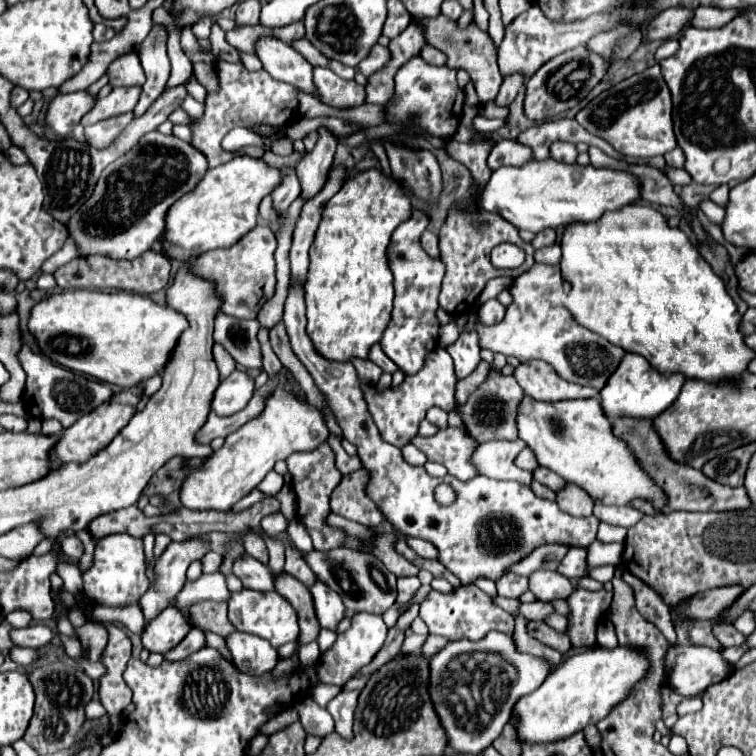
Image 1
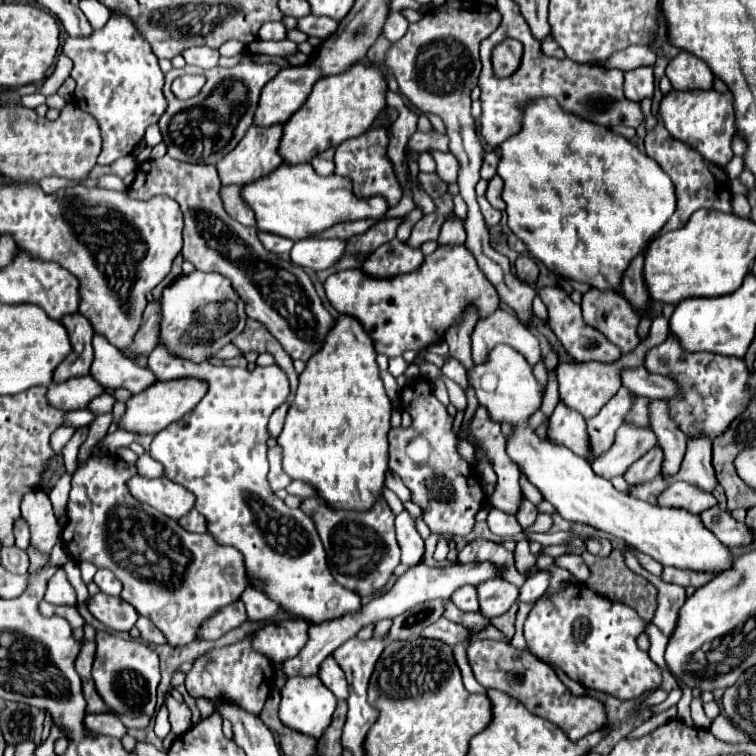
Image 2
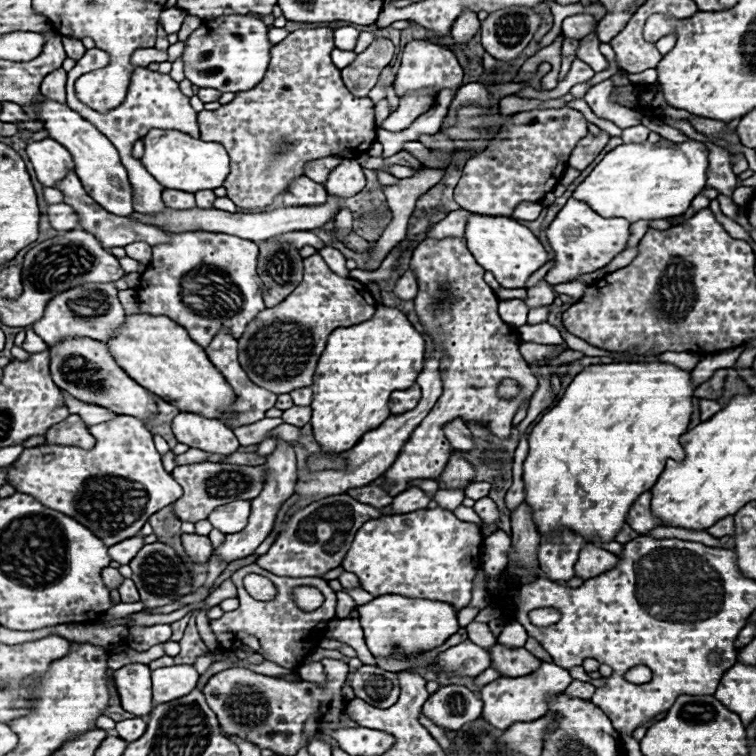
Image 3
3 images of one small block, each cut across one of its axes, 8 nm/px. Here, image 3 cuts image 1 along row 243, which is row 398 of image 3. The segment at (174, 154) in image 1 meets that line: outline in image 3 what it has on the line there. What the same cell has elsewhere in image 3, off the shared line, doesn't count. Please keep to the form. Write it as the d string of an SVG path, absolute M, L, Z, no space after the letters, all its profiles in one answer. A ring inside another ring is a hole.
M74 338L64 340L50 348L50 372L56 386L80 402L102 406L114 414L126 414L140 420L154 418L158 408L154 402L154 394L134 382L108 352L104 342L94 342L90 338Z

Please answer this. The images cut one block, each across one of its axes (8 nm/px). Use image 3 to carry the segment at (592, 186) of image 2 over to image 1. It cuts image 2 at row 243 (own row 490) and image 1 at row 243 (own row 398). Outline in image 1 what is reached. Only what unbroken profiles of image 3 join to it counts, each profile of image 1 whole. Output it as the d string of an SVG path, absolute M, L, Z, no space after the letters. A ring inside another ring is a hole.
M630 204L602 214L596 222L568 224L560 248L562 280L570 284L564 306L588 330L602 334L608 342L622 346L626 352L638 352L660 372L682 372L688 378L702 378L708 382L738 378L746 372L754 352L744 346L744 336L738 330L742 316L736 304L728 296L724 282L690 244L688 236L680 228L668 226L658 210Z

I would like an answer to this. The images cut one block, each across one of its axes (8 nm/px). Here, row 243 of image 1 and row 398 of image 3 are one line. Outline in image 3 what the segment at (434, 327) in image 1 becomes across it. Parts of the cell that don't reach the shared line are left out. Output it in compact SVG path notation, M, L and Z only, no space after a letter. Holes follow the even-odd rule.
M412 384L410 388L398 390L390 396L390 410L392 410L392 414L408 412L418 404L418 400L420 400L420 386Z

